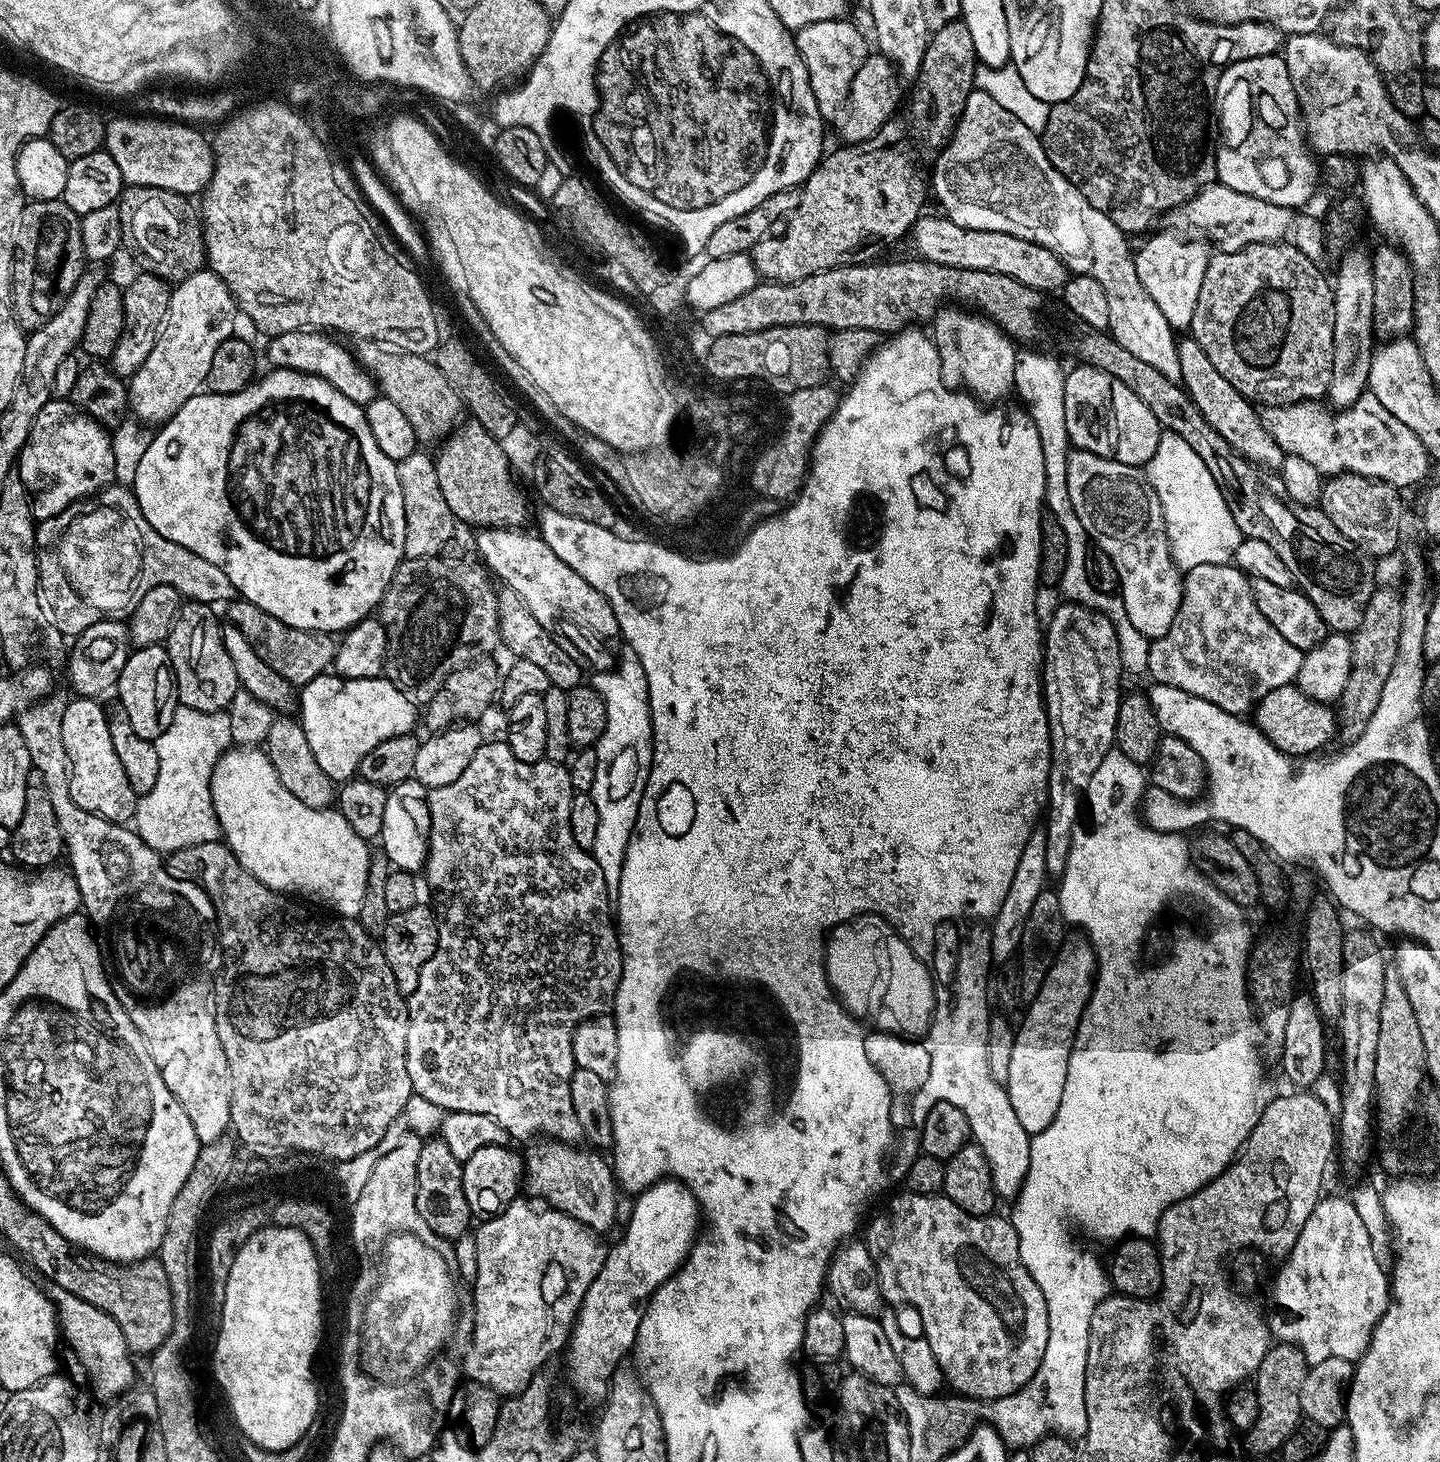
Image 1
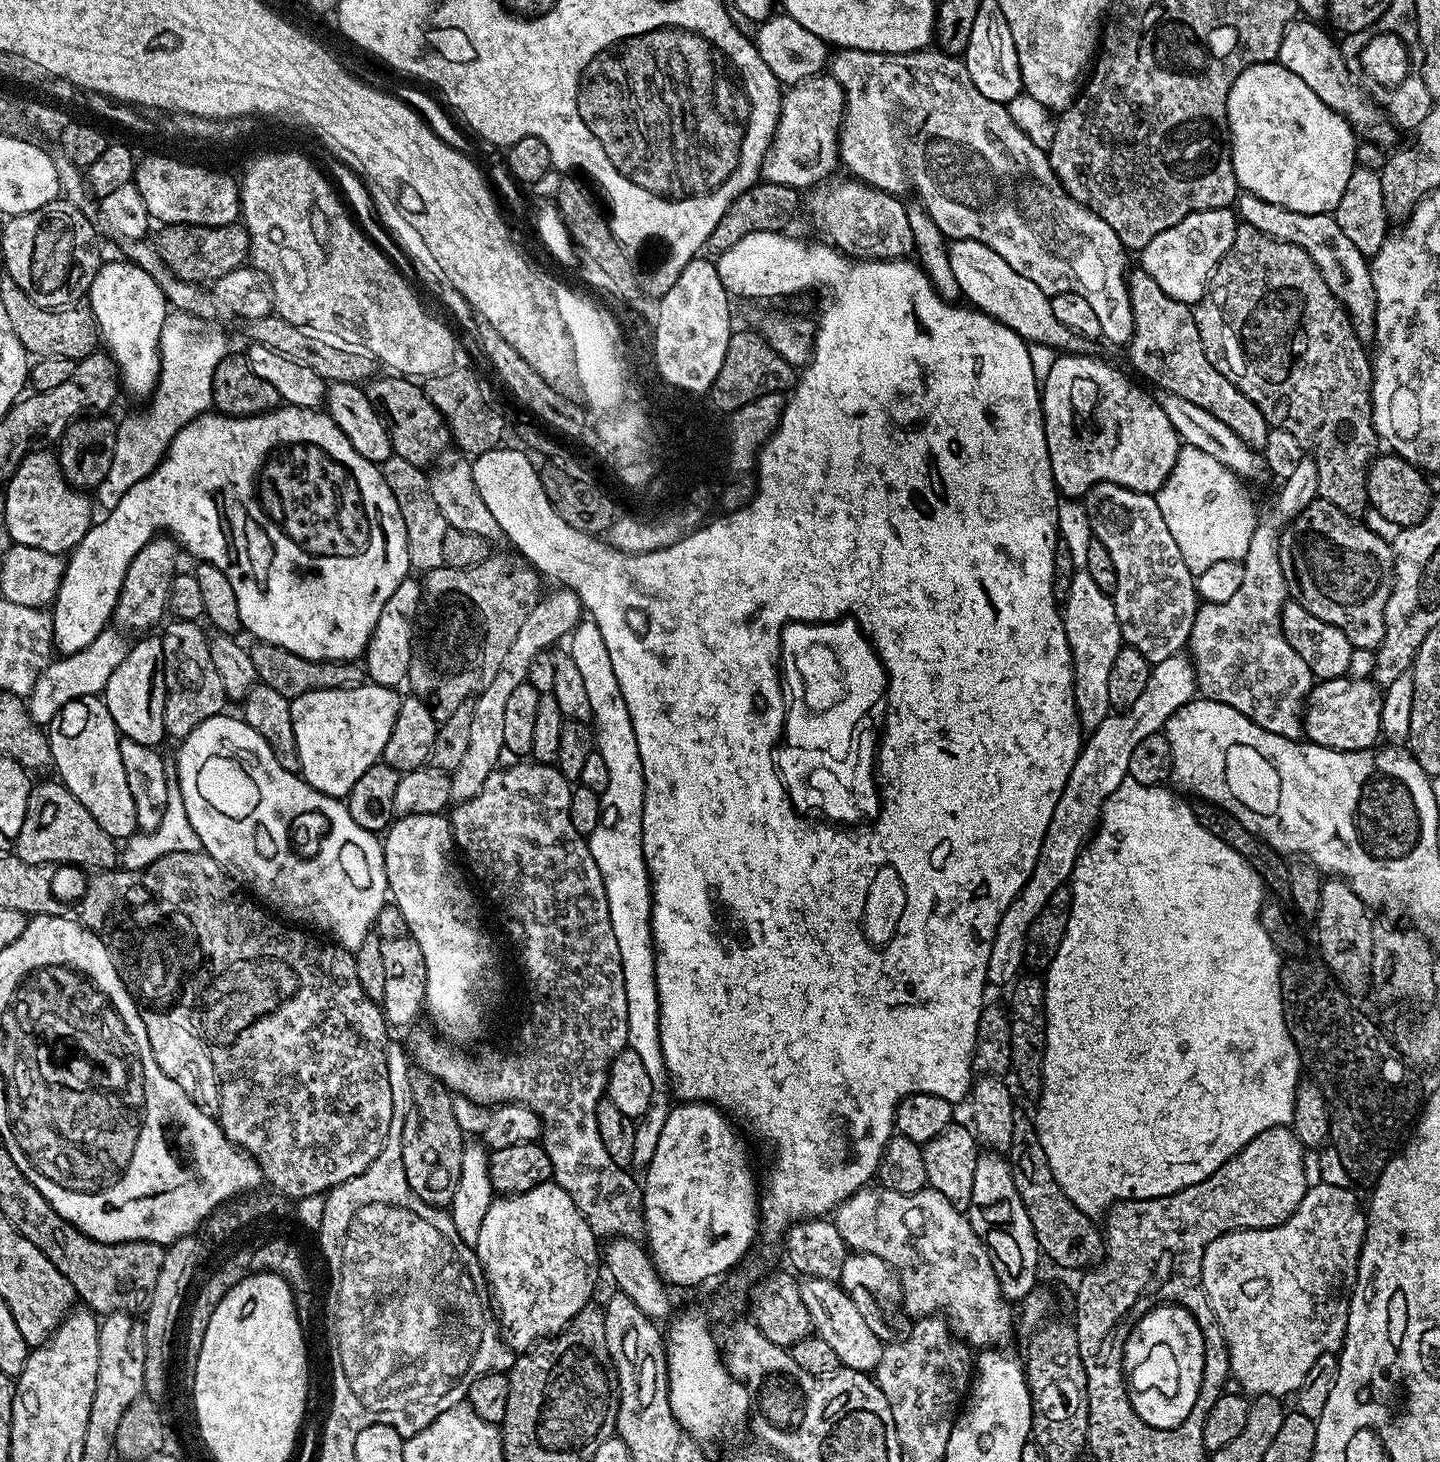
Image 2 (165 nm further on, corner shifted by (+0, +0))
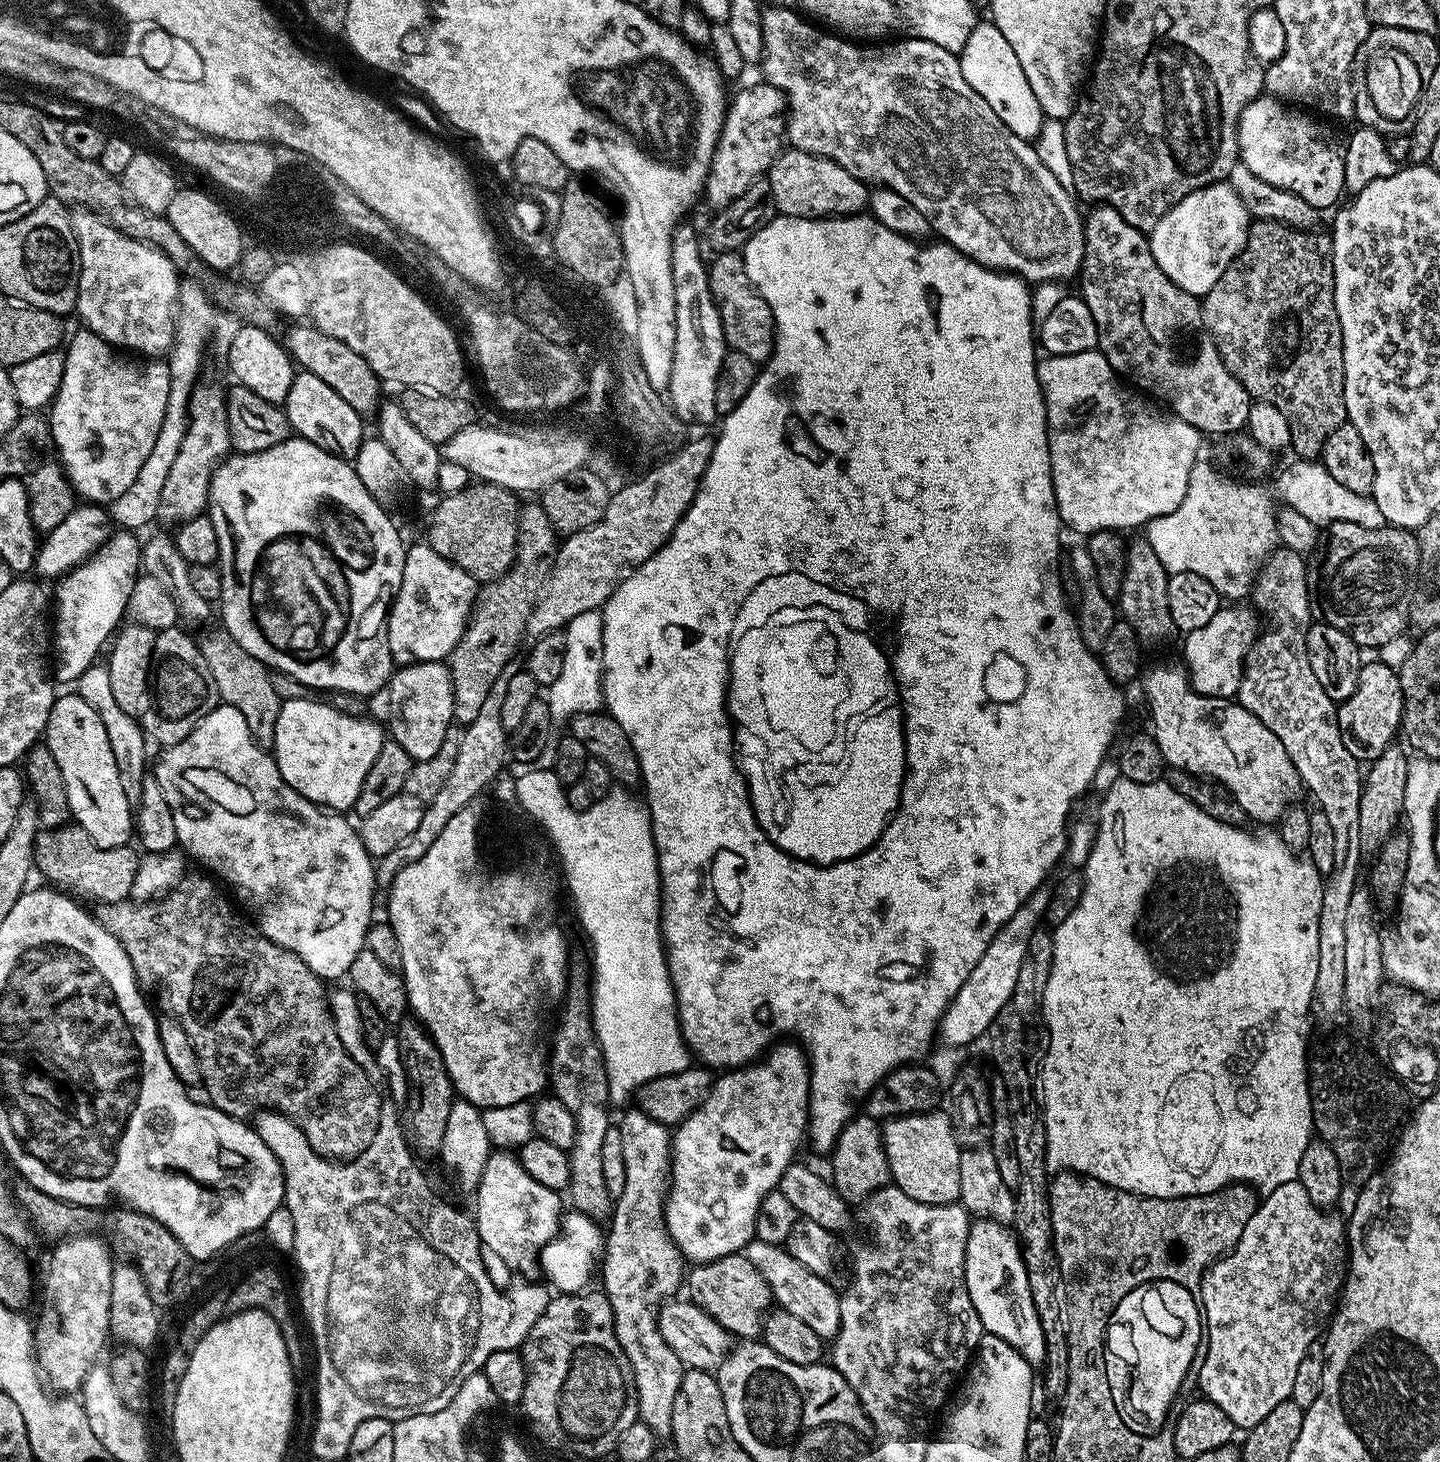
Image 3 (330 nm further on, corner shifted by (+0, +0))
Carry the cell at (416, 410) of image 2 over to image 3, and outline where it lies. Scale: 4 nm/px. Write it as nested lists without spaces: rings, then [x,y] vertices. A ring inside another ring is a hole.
[[[305,324],[289,330],[288,340],[286,339],[288,355],[303,371],[314,374],[314,378],[322,378],[322,382],[326,382],[326,386],[330,386],[330,390],[334,390],[334,394],[343,398],[361,417],[368,418],[371,412],[373,415],[381,399],[382,381],[374,374],[366,358],[362,358],[358,350],[350,350],[346,342],[338,342],[338,338],[330,338],[330,334],[322,334],[316,327]]]

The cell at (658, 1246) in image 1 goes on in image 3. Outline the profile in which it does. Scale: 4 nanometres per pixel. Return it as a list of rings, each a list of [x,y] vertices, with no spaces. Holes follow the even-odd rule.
[[[780,1042],[759,1062],[753,1062],[743,1068],[733,1068],[717,1075],[713,1079],[708,1097],[680,1124],[675,1125],[674,1131],[671,1133],[672,1178],[664,1201],[664,1221],[668,1227],[669,1234],[672,1236],[672,1241],[680,1247],[681,1256],[692,1262],[703,1262],[705,1260],[717,1260],[735,1252],[743,1253],[744,1249],[747,1248],[748,1243],[753,1240],[756,1234],[756,1216],[759,1214],[761,1201],[768,1192],[778,1188],[786,1166],[790,1166],[797,1159],[796,1151],[800,1148],[800,1139],[802,1141],[805,1139],[806,1125],[808,1123],[808,1095],[810,1094],[811,1085],[810,1061],[805,1049],[796,1042]]]

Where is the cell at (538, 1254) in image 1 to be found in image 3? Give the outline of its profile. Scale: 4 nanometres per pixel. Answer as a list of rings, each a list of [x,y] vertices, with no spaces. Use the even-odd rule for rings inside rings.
[[[493,1151],[474,1193],[474,1219],[483,1247],[516,1272],[537,1271],[540,1251],[562,1228],[561,1193],[534,1182],[511,1151]]]

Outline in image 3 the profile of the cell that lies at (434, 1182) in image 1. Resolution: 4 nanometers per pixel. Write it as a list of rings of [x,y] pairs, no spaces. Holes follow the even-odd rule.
[[[405,1018],[395,1025],[394,1036],[396,1045],[400,1048],[400,1064],[408,1075],[408,1114],[406,1110],[406,1124],[410,1129],[410,1140],[415,1151],[439,1153],[442,1146],[442,1138],[445,1137],[446,1120],[450,1115],[450,1108],[454,1101],[454,1089],[452,1079],[448,1077],[448,1071],[444,1069],[444,1059],[438,1050],[438,1046],[428,1035],[427,1028],[415,1018]]]

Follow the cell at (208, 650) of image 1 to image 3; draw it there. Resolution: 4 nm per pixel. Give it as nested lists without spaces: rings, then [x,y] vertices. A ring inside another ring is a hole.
[[[183,627],[162,628],[156,632],[152,651],[150,696],[156,701],[147,709],[142,727],[160,746],[171,746],[185,740],[206,714],[213,712],[218,703],[214,678],[210,678],[210,666],[200,652],[200,645],[191,640]]]

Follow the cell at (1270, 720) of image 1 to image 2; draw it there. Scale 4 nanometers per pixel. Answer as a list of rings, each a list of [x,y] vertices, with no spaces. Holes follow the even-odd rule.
[[[1339,676],[1333,680],[1321,680],[1313,683],[1308,692],[1308,698],[1302,713],[1304,722],[1303,735],[1311,743],[1338,750],[1339,752],[1366,752],[1369,751],[1380,740],[1382,722],[1383,695],[1381,689],[1377,687],[1371,679],[1353,680],[1351,676]]]

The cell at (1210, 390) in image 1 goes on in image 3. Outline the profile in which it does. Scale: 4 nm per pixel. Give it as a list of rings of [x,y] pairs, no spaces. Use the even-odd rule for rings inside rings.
[[[1097,203],[1093,208],[1096,209],[1084,216],[1084,257],[1080,263],[1078,273],[1078,281],[1080,280],[1078,292],[1086,302],[1086,306],[1090,306],[1090,314],[1094,314],[1094,326],[1098,326],[1098,351],[1108,359],[1117,376],[1125,381],[1133,380],[1133,382],[1128,382],[1135,385],[1141,393],[1147,394],[1149,397],[1157,396],[1158,399],[1165,400],[1169,404],[1165,405],[1171,409],[1174,415],[1186,422],[1190,422],[1190,426],[1197,428],[1200,433],[1208,435],[1209,432],[1212,436],[1224,436],[1227,432],[1238,431],[1239,428],[1241,431],[1248,423],[1248,415],[1254,401],[1246,389],[1238,382],[1238,378],[1234,378],[1234,374],[1224,365],[1224,359],[1222,359],[1220,351],[1216,348],[1215,340],[1212,339],[1211,334],[1204,327],[1204,310],[1201,301],[1186,290],[1182,290],[1174,282],[1170,282],[1166,278],[1166,274],[1162,274],[1162,270],[1152,253],[1149,237],[1141,229],[1130,226],[1130,222],[1126,222],[1122,218],[1122,214],[1118,214],[1118,210],[1114,210],[1108,204]]]

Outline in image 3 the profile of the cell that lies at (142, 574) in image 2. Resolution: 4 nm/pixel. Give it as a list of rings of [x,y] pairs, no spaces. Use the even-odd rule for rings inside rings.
[[[200,382],[194,388],[189,398],[188,429],[178,454],[171,463],[170,474],[163,483],[161,498],[158,501],[156,520],[159,523],[178,526],[190,518],[205,515],[214,470],[220,465],[220,461],[233,451],[225,395],[225,389],[220,389],[216,384]]]

